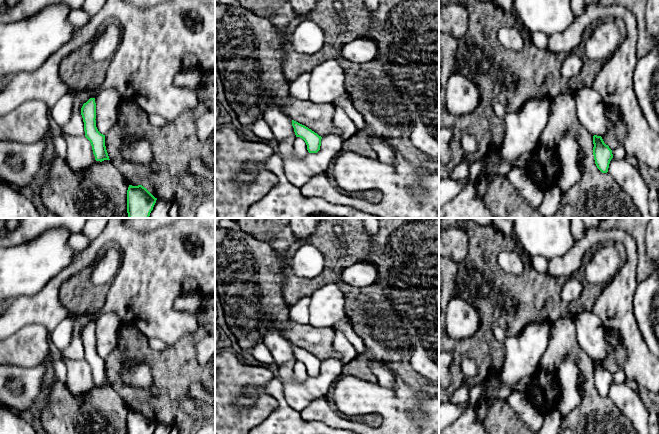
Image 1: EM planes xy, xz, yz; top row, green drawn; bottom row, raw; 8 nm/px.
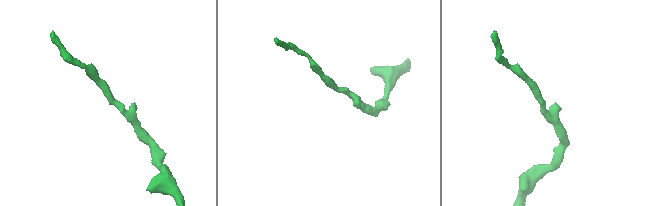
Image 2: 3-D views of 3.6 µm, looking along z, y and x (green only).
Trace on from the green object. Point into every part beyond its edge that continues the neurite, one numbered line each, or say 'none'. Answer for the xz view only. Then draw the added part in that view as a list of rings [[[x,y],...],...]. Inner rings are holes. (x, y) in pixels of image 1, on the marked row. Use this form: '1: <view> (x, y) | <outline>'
none

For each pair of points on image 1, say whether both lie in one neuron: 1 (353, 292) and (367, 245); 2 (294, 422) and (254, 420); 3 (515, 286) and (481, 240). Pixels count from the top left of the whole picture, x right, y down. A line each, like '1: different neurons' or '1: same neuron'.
1: same neuron
2: different neurons
3: same neuron

